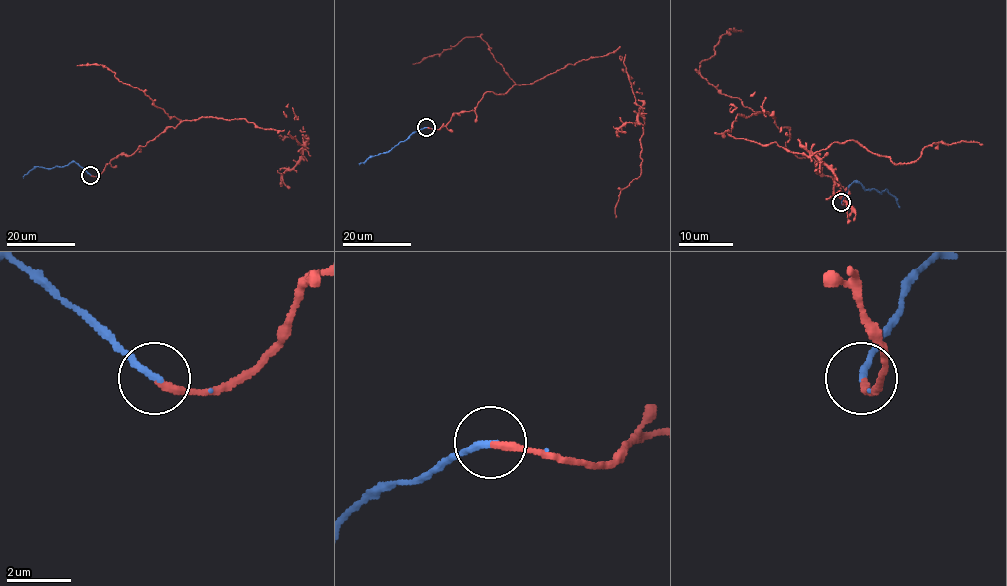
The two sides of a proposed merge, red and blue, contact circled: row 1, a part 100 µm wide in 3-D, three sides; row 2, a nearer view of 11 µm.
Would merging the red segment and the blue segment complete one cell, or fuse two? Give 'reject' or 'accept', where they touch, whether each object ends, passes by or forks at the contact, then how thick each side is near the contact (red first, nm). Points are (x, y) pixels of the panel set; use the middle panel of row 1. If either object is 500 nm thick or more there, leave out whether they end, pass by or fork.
accept | (426, 127) | red ends | blue ends | 240/240 nm

